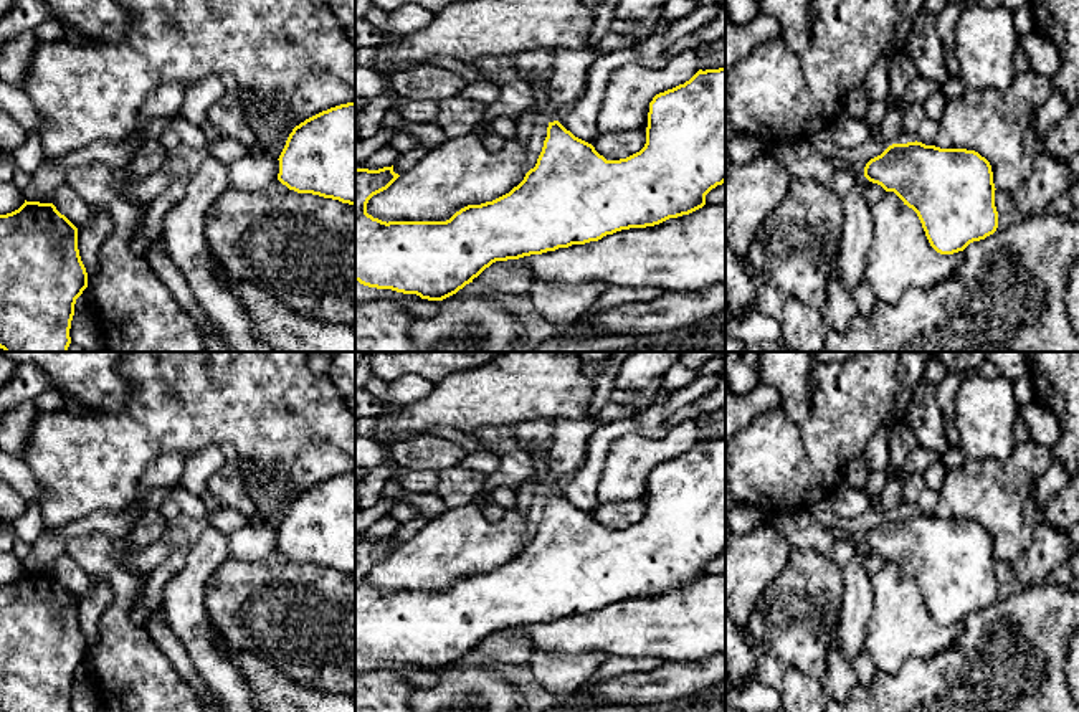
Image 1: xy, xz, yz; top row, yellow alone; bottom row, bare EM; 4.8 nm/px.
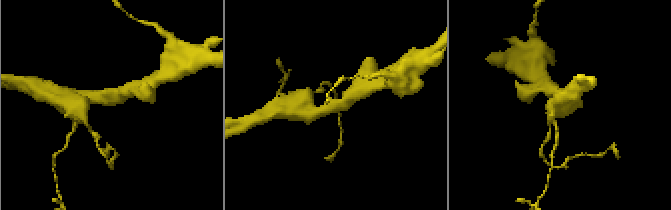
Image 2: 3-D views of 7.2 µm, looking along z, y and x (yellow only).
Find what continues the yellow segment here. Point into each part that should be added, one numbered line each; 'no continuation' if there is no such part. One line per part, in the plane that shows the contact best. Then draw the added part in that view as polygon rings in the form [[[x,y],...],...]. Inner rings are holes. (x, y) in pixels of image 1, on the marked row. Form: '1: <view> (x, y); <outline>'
1: xz (541, 90); [[[534,83],[534,104],[544,121],[559,121],[557,109],[549,104],[549,84]]]

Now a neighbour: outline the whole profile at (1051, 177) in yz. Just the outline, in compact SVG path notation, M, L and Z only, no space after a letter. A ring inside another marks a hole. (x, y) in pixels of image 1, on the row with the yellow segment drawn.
M1043 149L1028 180L1011 193L1015 210L1021 216L1048 211L1053 202L1071 188L1071 183L1072 173L1067 164Z

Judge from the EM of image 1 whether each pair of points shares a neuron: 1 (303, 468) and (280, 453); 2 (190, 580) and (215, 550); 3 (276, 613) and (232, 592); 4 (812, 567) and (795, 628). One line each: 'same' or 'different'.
1: different
2: same
3: same
4: same

